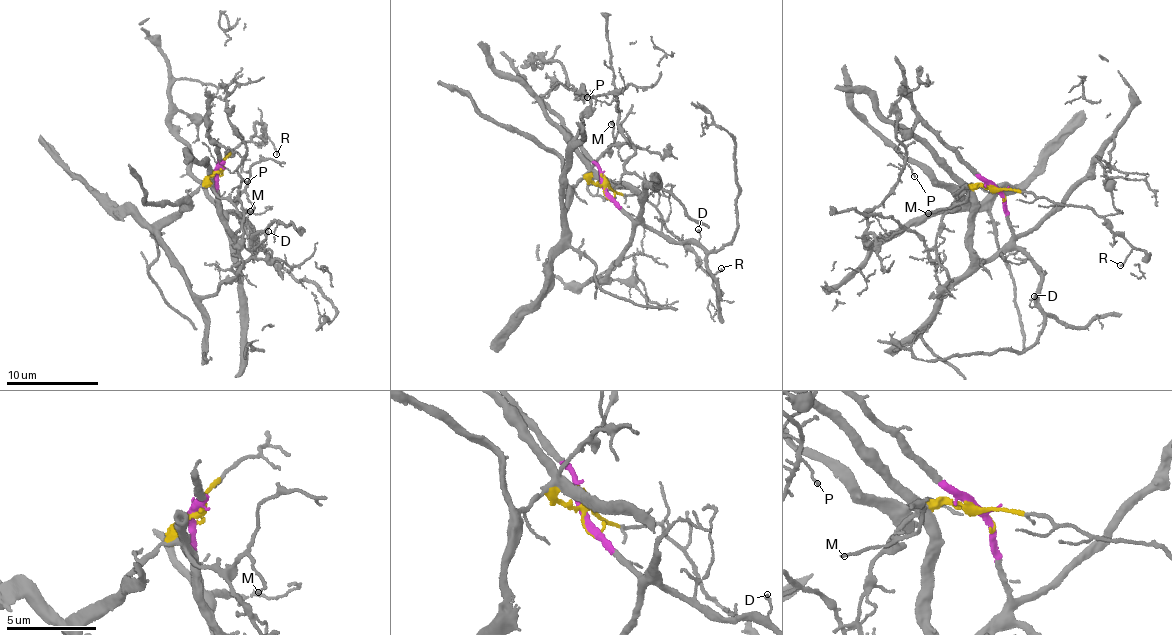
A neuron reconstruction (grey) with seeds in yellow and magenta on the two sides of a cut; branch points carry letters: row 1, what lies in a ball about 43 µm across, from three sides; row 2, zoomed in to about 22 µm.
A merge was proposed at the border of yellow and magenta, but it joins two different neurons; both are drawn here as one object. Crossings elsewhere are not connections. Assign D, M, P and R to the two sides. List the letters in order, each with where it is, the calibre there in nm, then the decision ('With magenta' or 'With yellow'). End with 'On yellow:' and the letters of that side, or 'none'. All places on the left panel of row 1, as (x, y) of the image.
D: Place: (268, 231). Thickness 130 nm. With magenta
M: Place: (250, 211). Thickness 140 nm. With yellow
P: Place: (247, 181). Thickness 120 nm. With yellow
R: Place: (276, 154). Thickness 140 nm. With yellow
On yellow: M, P, R

